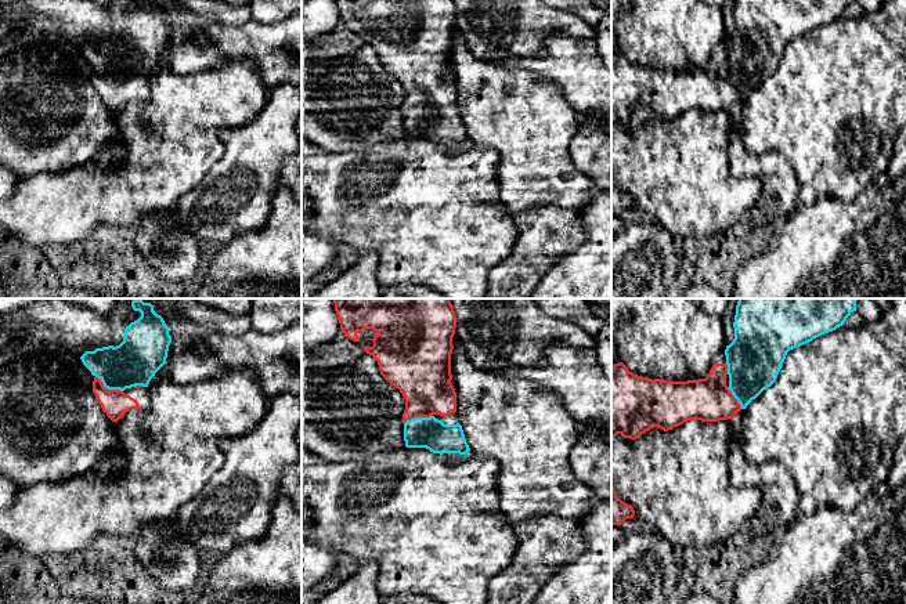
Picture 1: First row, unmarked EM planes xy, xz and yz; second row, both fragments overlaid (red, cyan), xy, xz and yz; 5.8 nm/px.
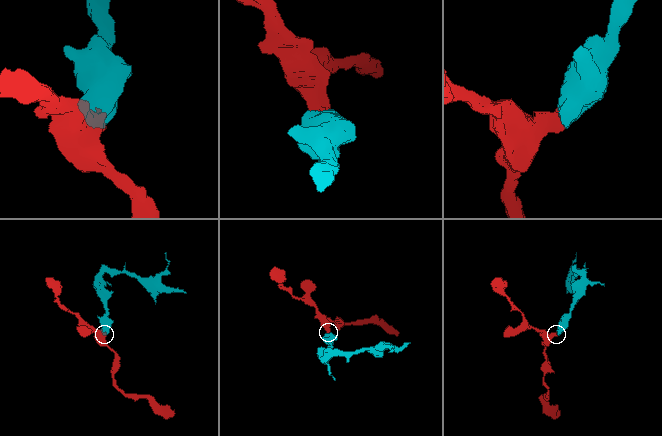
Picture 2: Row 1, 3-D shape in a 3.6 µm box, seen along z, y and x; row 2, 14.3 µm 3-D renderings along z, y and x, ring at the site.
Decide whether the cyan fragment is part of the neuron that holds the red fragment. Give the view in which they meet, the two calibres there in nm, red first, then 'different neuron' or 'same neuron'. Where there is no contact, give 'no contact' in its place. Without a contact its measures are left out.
contact in xy; calibres 160 and 280 nm; same neuron

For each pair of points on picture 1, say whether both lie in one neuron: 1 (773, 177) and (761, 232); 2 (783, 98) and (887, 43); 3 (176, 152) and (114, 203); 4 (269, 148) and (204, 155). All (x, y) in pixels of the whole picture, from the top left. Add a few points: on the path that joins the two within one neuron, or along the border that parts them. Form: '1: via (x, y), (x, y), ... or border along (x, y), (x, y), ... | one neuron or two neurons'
1: via (773, 191), (773, 203), (761, 219) | one neuron
2: via (809, 98), (829, 98), (861, 68) | one neuron
3: via (161, 167), (130, 194) | one neuron
4: border along (241, 125), (217, 131), (223, 155), (202, 177) | two neurons

